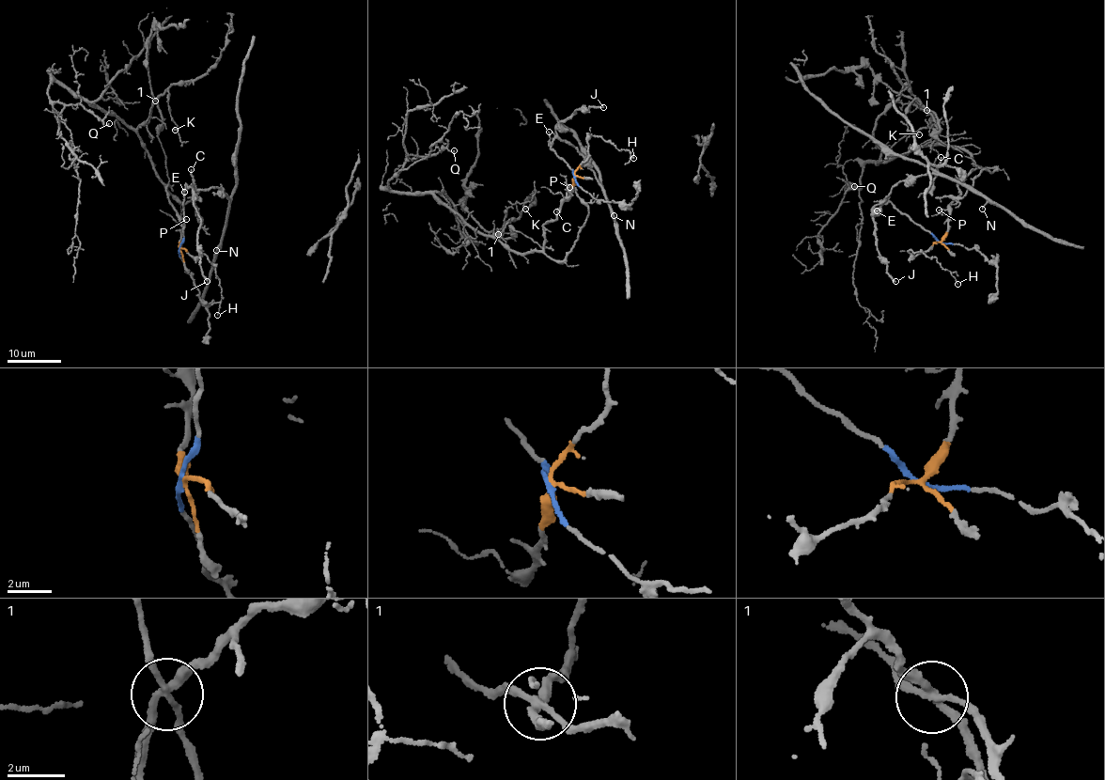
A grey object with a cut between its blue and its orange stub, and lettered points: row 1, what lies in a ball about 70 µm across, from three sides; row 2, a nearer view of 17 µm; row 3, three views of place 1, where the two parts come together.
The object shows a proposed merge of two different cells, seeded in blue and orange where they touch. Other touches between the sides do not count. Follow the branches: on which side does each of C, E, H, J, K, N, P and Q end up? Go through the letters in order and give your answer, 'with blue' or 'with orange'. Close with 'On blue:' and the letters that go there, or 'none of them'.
C: with orange
E: with blue
H: with orange
J: with blue
K: with orange
N: with blue
P: with orange
Q: with orange
On blue: E, J, N

